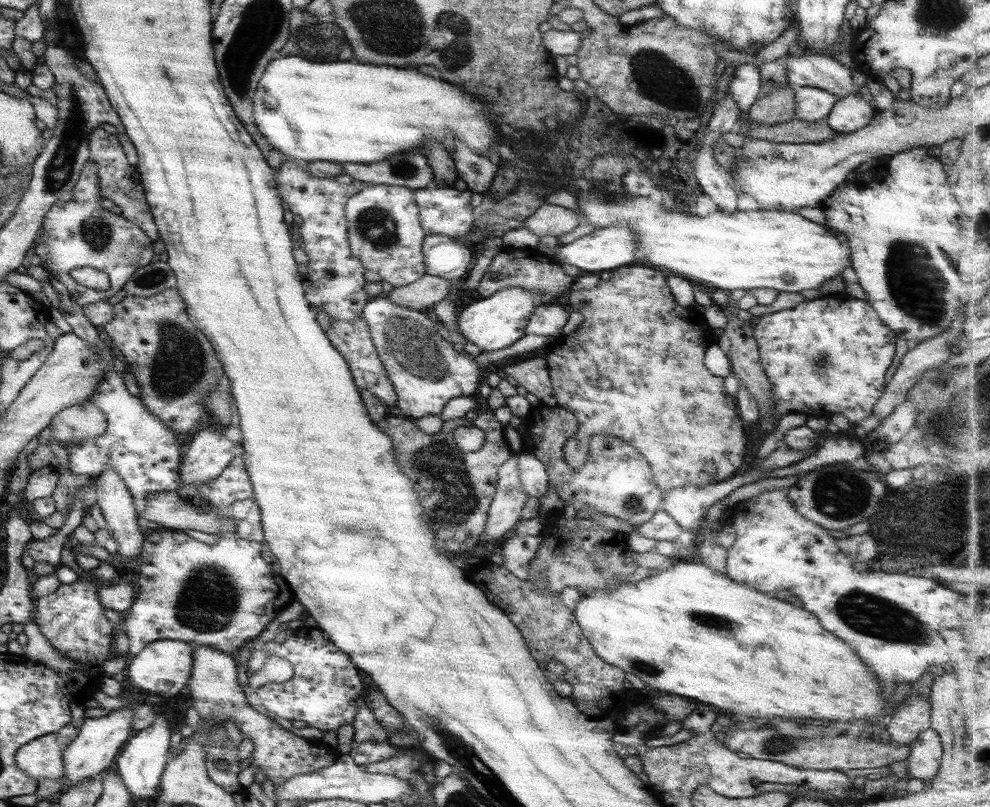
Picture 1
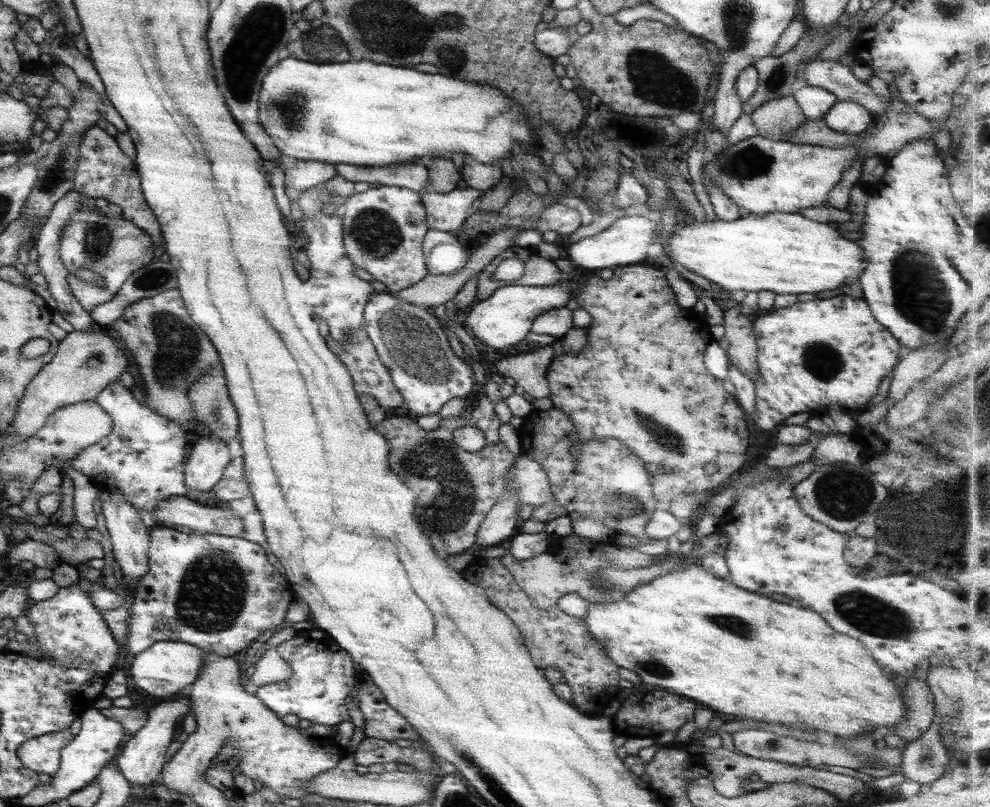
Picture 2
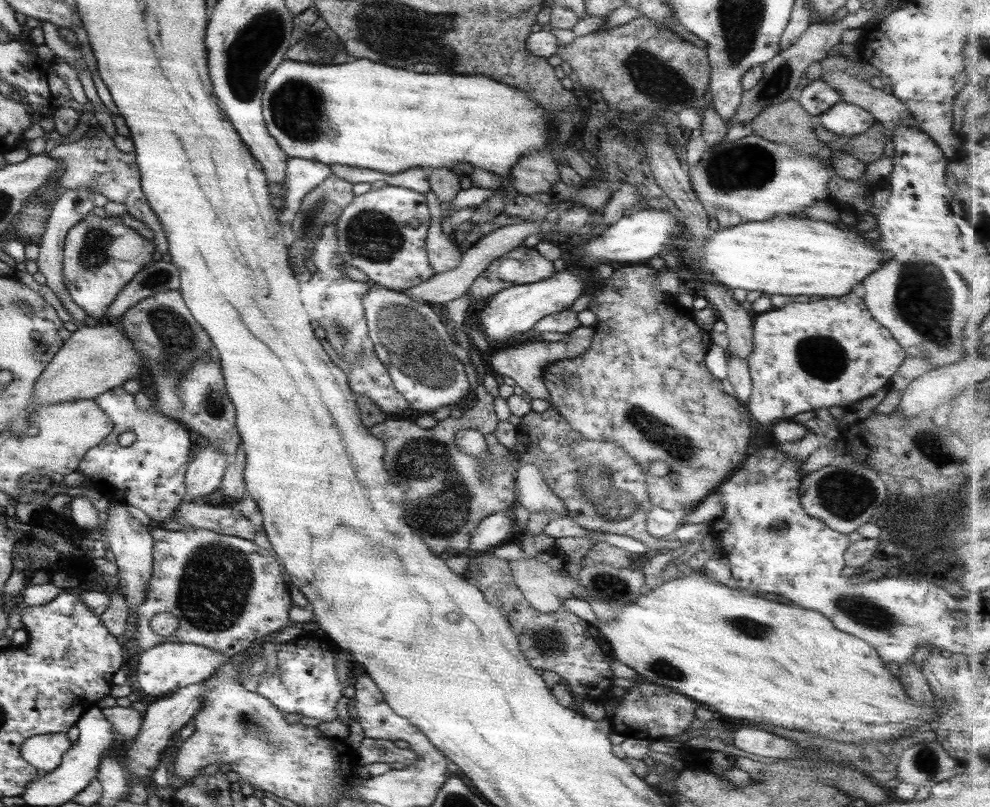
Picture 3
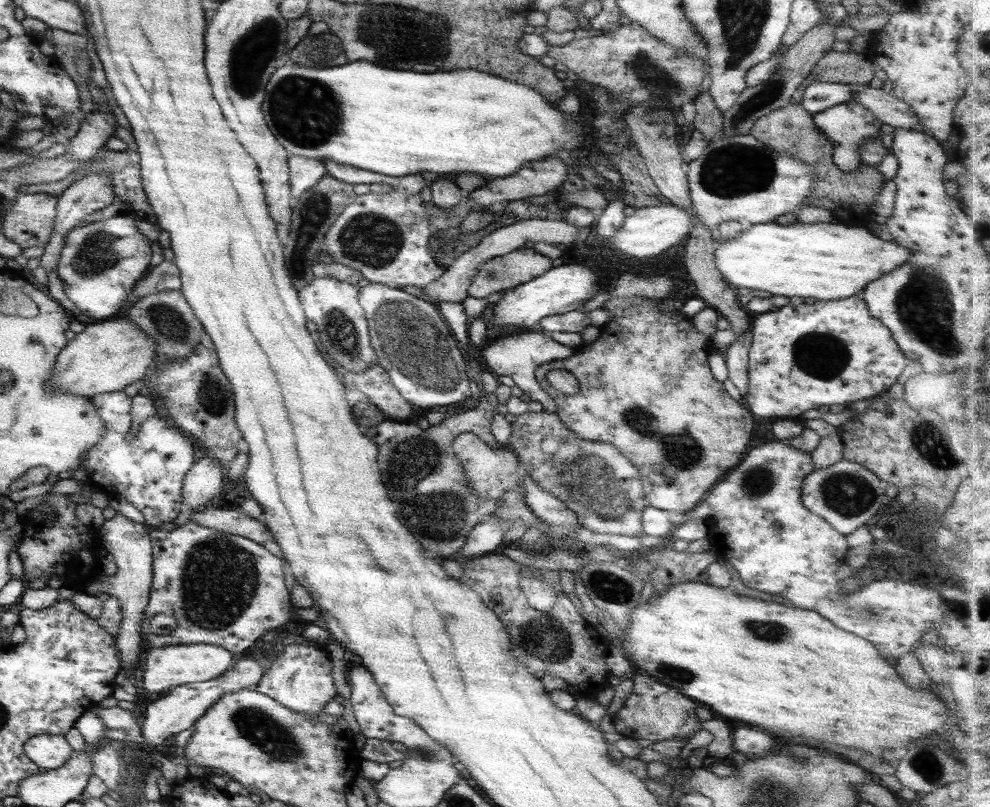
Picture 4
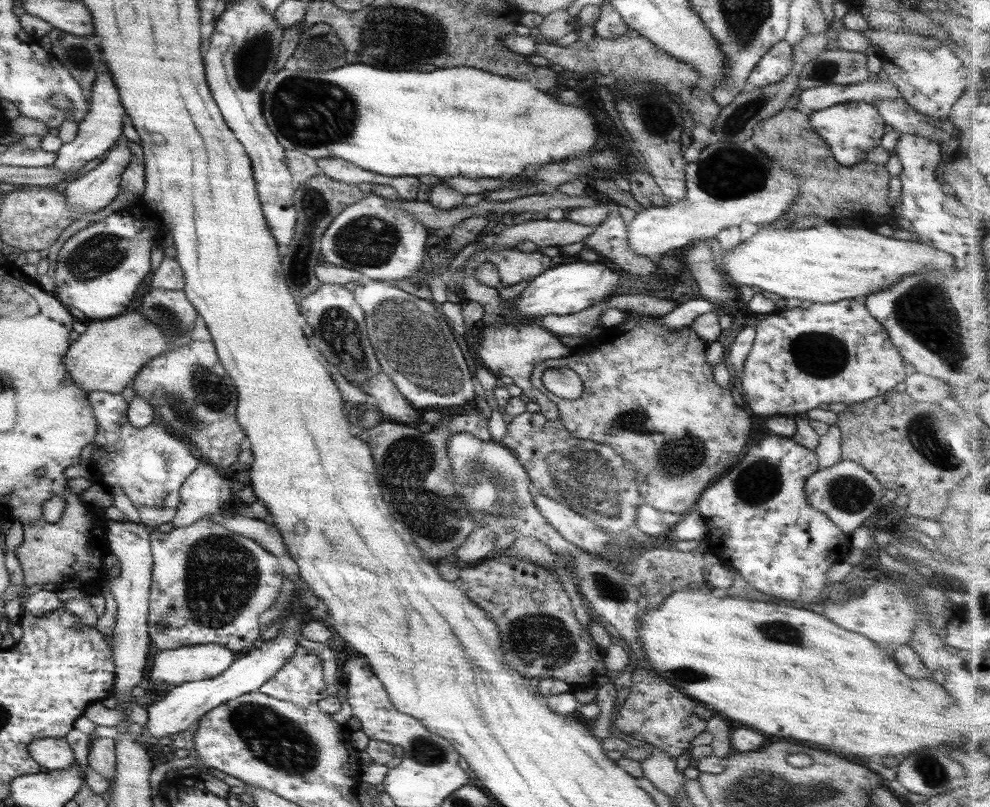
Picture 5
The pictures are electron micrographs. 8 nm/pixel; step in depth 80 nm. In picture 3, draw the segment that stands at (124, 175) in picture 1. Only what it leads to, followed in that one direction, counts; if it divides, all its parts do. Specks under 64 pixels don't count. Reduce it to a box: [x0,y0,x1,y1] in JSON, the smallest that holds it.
[48,128,168,254]

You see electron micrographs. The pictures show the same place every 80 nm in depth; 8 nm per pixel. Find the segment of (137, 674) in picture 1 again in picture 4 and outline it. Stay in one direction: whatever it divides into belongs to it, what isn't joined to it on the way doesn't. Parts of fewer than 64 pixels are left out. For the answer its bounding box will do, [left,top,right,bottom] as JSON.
[143,644,231,694]

